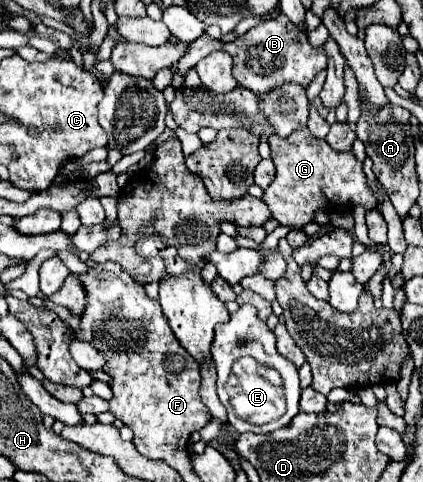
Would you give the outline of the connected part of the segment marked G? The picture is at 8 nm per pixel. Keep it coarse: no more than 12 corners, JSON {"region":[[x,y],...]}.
{"region":[[309,129],[269,137],[275,181],[263,203],[303,227],[317,207],[377,201],[351,151]]}

